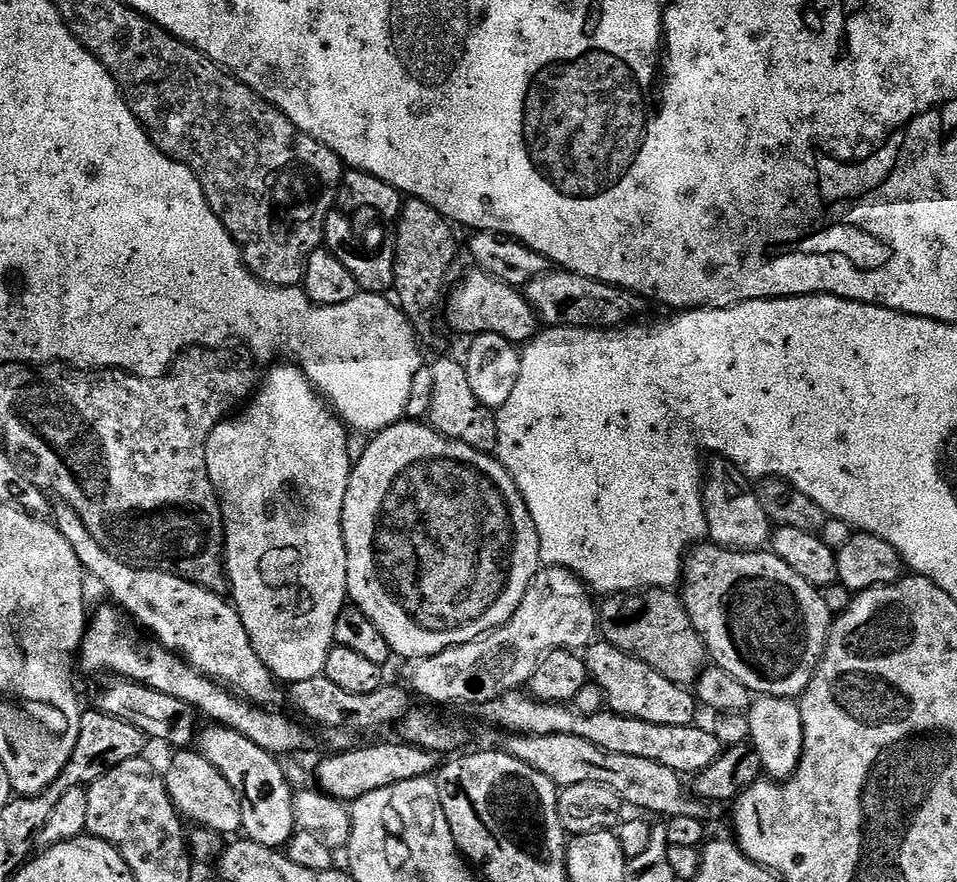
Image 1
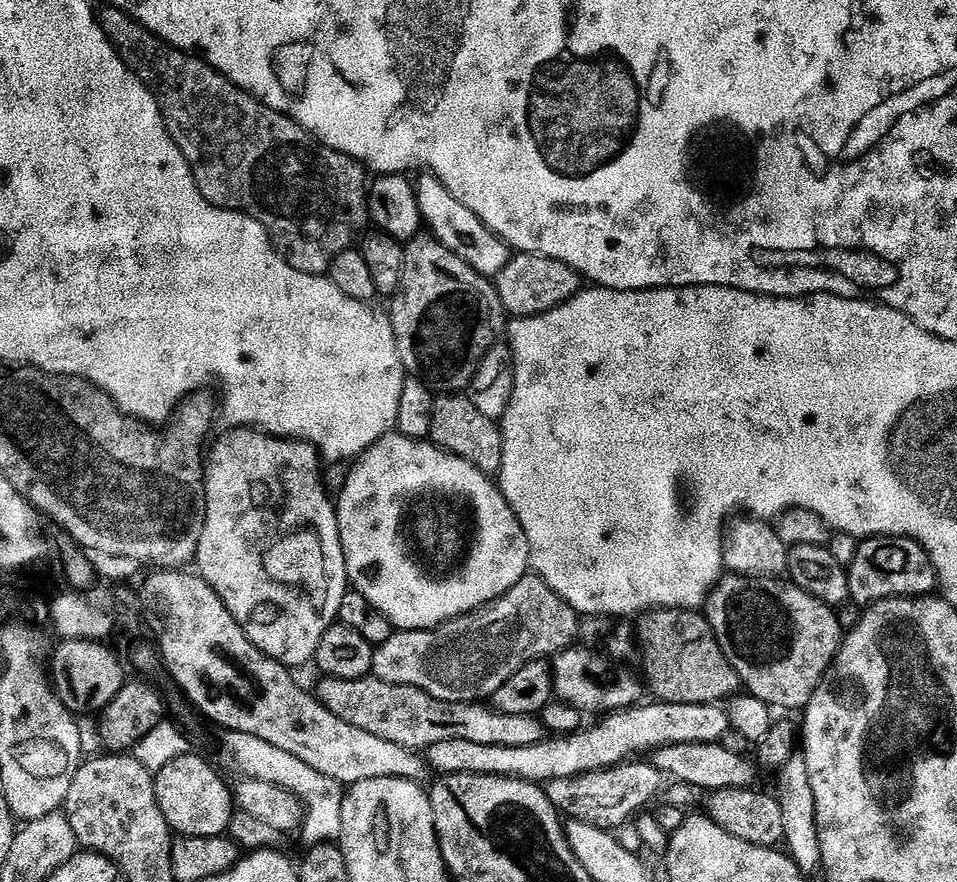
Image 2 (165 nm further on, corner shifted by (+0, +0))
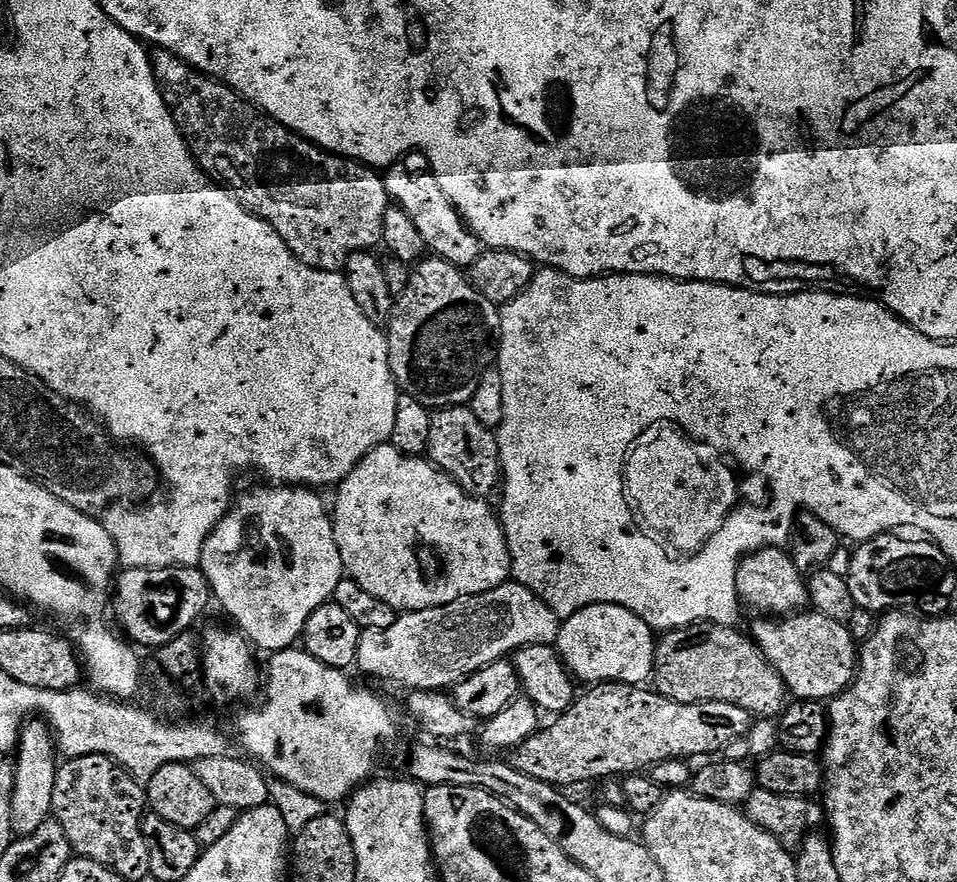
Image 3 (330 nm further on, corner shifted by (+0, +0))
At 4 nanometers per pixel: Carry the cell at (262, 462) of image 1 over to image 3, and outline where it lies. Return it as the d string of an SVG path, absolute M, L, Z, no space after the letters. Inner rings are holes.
M264 486L268 488L252 488L245 496L237 495L231 508L218 522L216 529L210 534L210 538L204 547L204 553L200 559L199 567L202 569L208 585L212 588L212 595L222 607L228 611L228 616L233 620L235 627L248 637L249 641L257 649L265 648L268 654L280 652L283 648L293 647L303 637L304 627L308 625L308 619L324 604L329 603L336 595L336 588L341 580L345 579L344 563L340 557L340 548L336 544L336 535L332 529L333 517L330 508L320 501L321 493L308 486Z

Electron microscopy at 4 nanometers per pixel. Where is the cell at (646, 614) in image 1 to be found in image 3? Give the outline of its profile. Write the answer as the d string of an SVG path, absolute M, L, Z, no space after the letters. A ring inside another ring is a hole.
M705 622L691 628L677 628L659 637L656 646L654 688L661 696L683 704L726 702L742 706L756 718L779 718L790 703L790 693L782 674L766 658L751 635L740 633L739 627L727 628L721 624Z

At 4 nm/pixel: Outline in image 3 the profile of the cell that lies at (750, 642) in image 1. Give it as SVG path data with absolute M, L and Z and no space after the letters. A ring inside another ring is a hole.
M804 610L787 618L756 618L750 629L750 635L756 645L766 654L768 661L779 670L788 686L789 693L798 700L831 701L845 692L856 678L858 671L858 640L852 637L847 623L826 618L815 610Z

